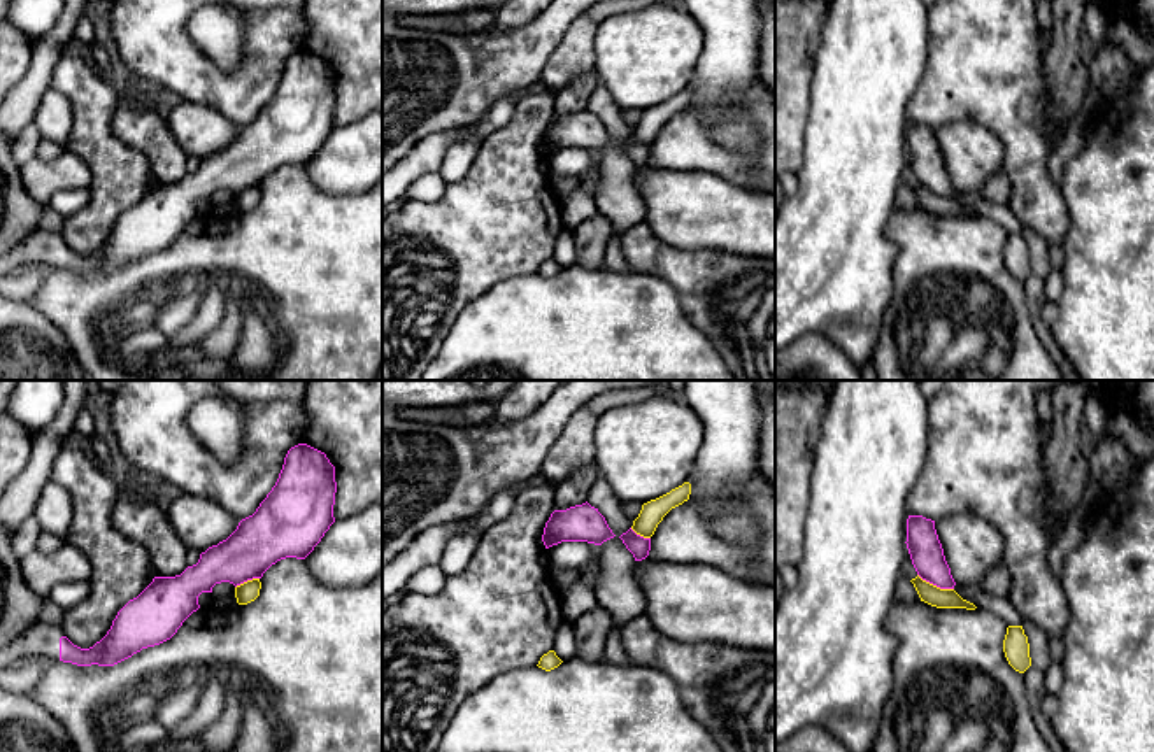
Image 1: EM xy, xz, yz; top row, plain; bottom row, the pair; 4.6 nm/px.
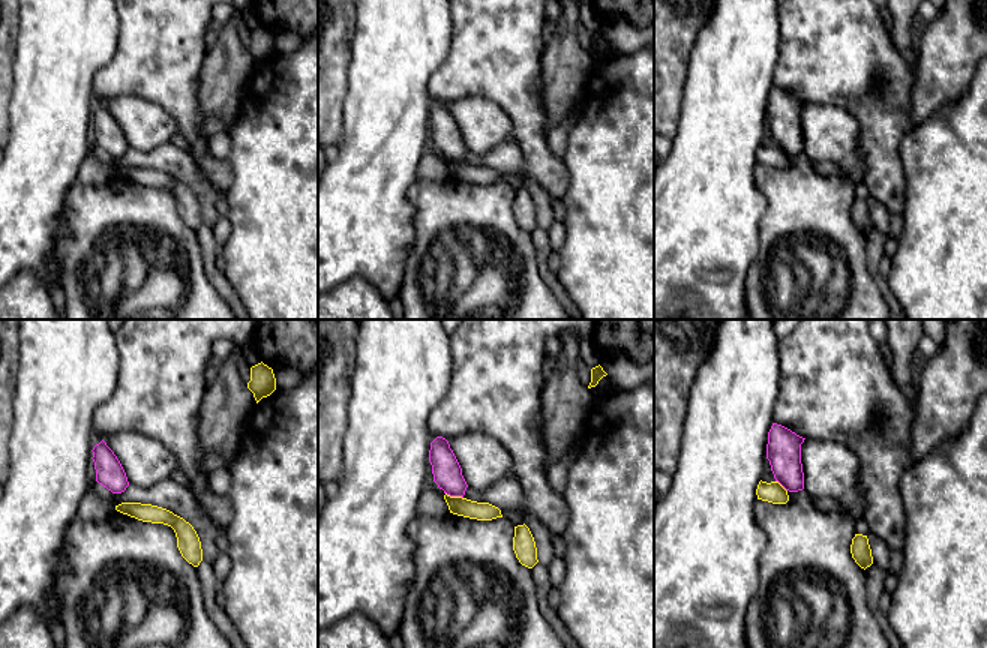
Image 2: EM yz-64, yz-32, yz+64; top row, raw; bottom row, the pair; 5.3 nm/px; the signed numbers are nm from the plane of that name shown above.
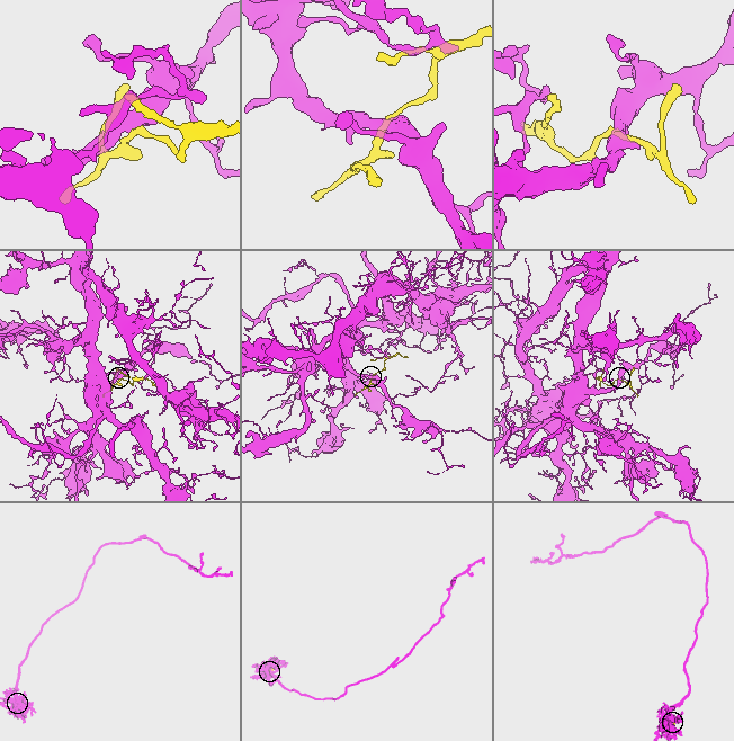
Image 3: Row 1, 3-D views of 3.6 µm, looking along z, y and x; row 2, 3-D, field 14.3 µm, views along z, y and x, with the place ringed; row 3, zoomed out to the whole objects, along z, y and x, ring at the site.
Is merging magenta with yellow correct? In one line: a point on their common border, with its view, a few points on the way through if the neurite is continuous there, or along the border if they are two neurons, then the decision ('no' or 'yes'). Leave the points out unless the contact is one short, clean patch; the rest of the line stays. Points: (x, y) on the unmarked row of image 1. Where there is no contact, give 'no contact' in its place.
meets magenta in yz at (935, 191); border along yz (918, 181), (940, 195), (953, 197); no

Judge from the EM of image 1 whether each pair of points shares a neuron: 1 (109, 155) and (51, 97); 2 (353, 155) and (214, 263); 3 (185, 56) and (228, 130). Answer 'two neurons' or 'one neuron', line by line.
1: two neurons
2: two neurons
3: two neurons

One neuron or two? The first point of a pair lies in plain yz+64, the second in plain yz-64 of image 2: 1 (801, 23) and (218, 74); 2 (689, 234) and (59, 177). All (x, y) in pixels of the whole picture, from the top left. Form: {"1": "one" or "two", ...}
{"1": "two", "2": "one"}

